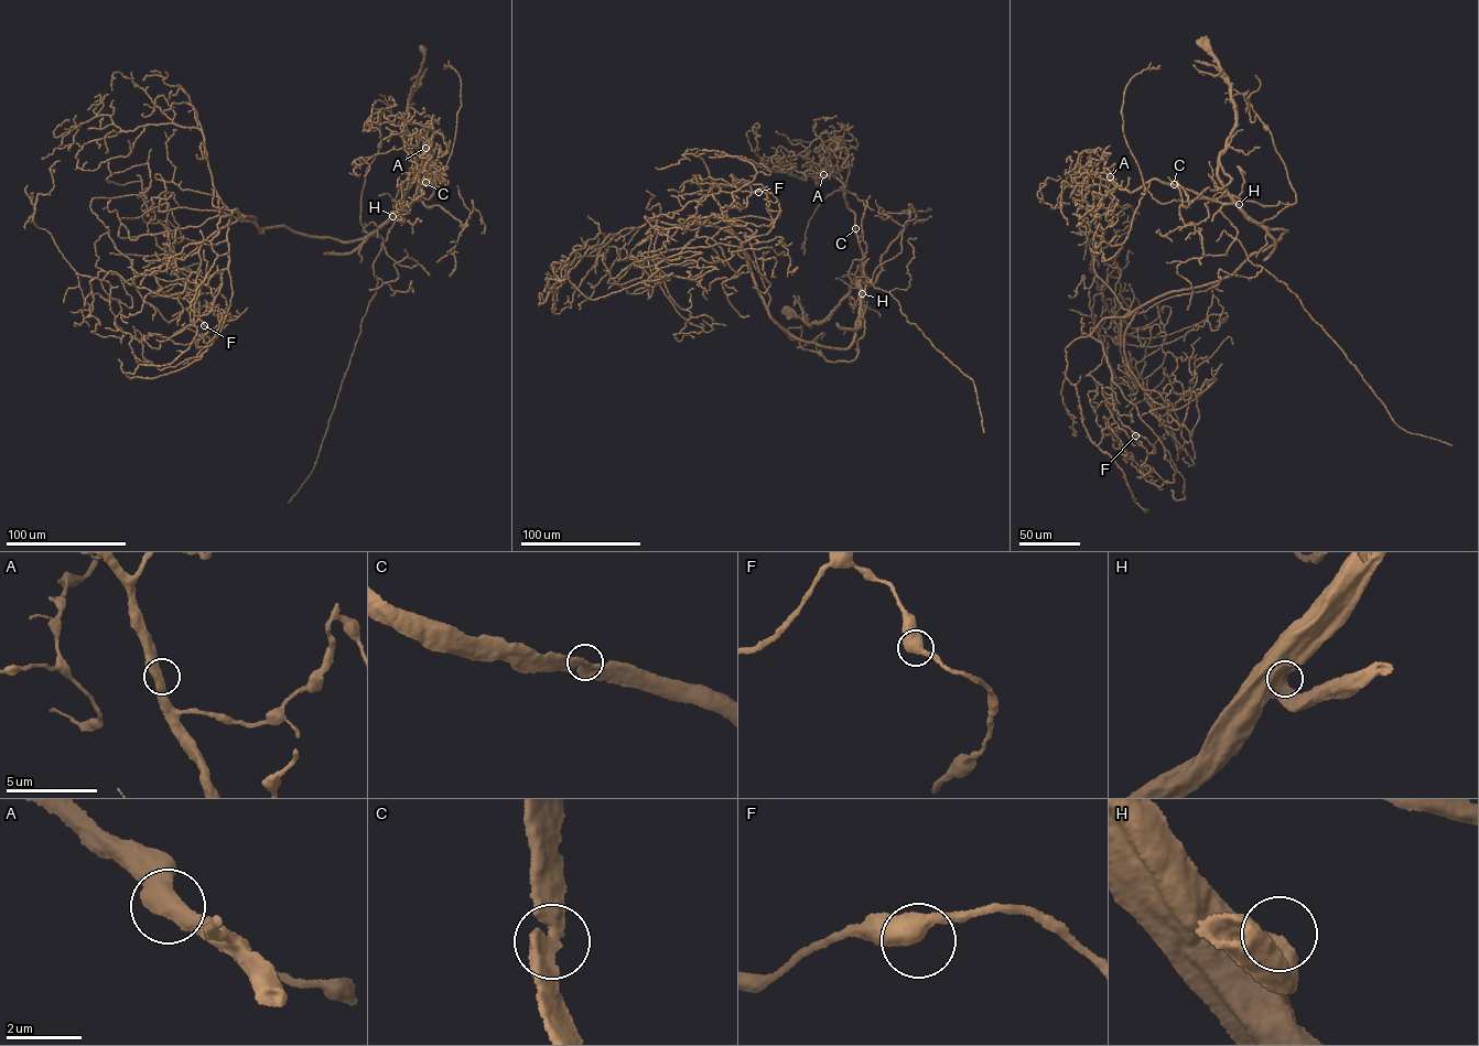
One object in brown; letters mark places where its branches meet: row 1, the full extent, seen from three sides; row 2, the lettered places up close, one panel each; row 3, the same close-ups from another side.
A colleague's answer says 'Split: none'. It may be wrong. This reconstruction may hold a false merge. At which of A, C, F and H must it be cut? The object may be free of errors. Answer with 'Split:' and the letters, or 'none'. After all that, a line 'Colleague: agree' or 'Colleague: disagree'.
Split: none
Colleague: agree

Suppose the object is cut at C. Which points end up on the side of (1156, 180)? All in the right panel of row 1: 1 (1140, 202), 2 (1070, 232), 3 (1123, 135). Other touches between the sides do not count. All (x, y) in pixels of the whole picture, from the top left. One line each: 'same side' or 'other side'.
1: same side
2: same side
3: other side

